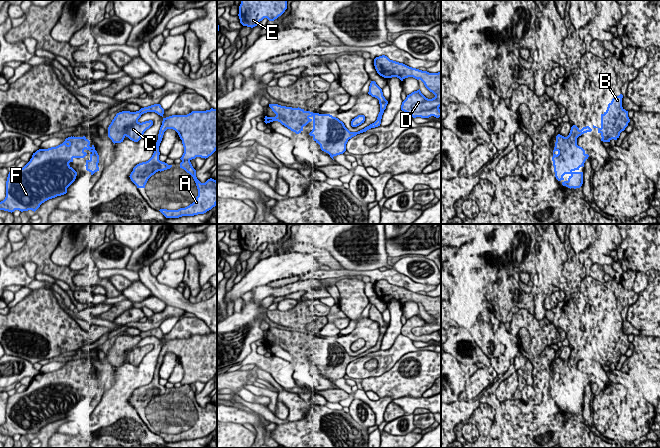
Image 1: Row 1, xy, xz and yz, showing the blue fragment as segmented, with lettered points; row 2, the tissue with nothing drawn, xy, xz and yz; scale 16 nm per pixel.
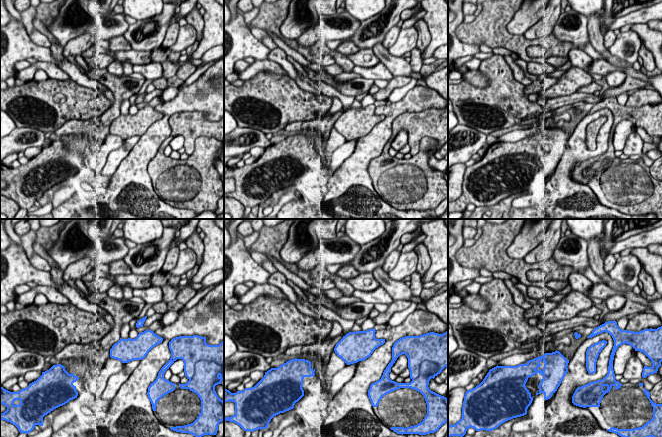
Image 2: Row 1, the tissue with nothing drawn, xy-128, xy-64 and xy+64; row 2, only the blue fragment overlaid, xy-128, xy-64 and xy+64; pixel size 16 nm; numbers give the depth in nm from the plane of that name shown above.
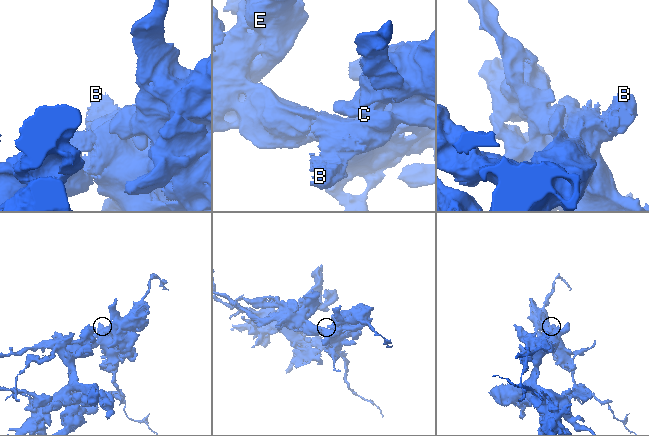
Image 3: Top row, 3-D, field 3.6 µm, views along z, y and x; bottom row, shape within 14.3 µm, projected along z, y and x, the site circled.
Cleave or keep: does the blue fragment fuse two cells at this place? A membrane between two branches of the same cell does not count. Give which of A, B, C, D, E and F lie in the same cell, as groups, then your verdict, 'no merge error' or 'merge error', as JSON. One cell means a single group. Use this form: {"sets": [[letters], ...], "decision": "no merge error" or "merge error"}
{"sets": [["A", "B", "C", "D", "E", "F"]], "decision": "no merge error"}

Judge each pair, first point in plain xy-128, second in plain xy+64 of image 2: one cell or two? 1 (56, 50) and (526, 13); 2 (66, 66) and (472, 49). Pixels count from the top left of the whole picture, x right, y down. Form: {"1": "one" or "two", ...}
{"1": "one", "2": "one"}

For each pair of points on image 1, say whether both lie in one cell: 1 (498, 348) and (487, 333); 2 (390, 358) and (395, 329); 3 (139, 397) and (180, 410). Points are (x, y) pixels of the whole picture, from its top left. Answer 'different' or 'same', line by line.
1: same
2: different
3: same

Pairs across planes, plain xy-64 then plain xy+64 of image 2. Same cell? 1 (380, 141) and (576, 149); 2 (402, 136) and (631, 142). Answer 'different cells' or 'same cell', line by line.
1: same cell
2: different cells

